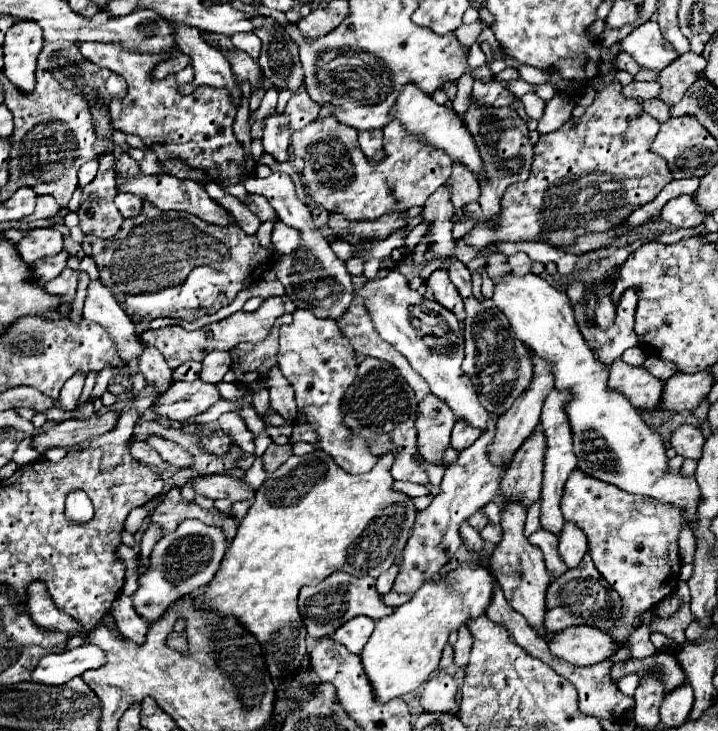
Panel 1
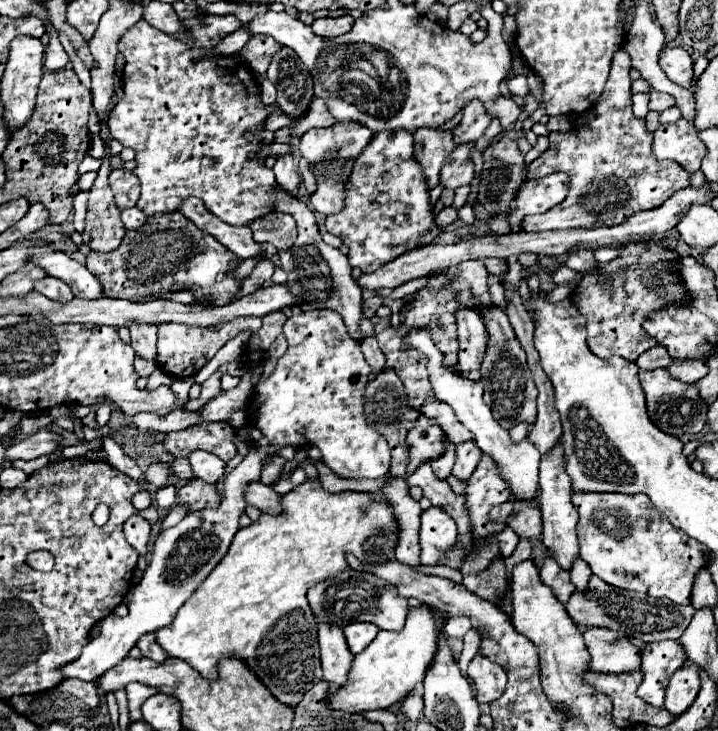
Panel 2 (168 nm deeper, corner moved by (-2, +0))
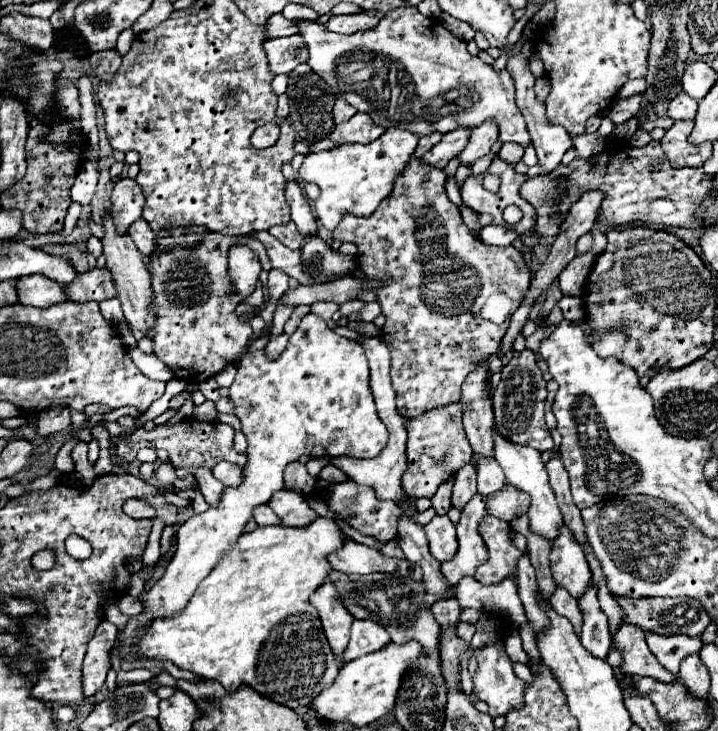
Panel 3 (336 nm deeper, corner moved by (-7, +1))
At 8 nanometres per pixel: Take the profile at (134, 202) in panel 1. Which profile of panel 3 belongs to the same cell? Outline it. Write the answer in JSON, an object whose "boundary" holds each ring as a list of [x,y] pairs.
{"boundary":[[[143,219],[135,221],[129,229],[129,235],[133,239],[133,243],[137,245],[137,249],[149,257],[155,251],[155,233],[151,233],[151,229],[147,229],[147,223]]]}

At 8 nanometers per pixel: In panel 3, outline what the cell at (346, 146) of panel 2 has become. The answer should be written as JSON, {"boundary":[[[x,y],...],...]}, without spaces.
{"boundary":[[[357,113],[349,121],[335,125],[335,129],[331,133],[331,139],[339,141],[339,143],[347,143],[347,141],[371,143],[381,133],[383,133],[383,127],[373,125],[373,121],[371,121],[371,117],[367,113]]]}

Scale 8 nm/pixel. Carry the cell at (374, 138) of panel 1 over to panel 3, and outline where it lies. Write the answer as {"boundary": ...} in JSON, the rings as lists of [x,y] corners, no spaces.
{"boundary":[[[411,157],[411,161],[407,163],[407,173],[403,173],[403,177],[399,177],[399,181],[395,181],[395,189],[391,193],[391,197],[387,197],[387,201],[383,201],[383,205],[379,205],[379,209],[371,215],[371,217],[347,217],[343,219],[337,229],[333,231],[333,239],[339,239],[339,241],[353,241],[359,249],[357,253],[357,265],[359,269],[365,273],[365,277],[369,279],[385,279],[387,283],[379,285],[375,289],[375,295],[377,295],[377,303],[381,305],[381,313],[385,315],[385,327],[381,329],[381,339],[387,343],[389,351],[391,351],[391,379],[393,379],[393,389],[397,393],[397,411],[407,417],[407,419],[413,419],[413,417],[419,417],[421,413],[429,411],[429,409],[435,409],[435,407],[443,407],[443,405],[449,405],[449,403],[455,403],[459,401],[461,397],[461,385],[465,381],[465,377],[485,359],[489,359],[491,355],[497,353],[499,349],[499,341],[503,339],[503,333],[507,331],[507,325],[509,325],[509,319],[511,315],[517,311],[517,307],[521,305],[523,301],[523,295],[527,293],[529,289],[529,281],[531,281],[531,271],[529,267],[525,265],[523,261],[523,255],[521,251],[517,251],[515,247],[491,247],[491,245],[485,245],[479,237],[473,237],[469,227],[463,223],[461,215],[459,215],[459,207],[453,205],[449,199],[447,199],[447,193],[445,193],[445,171],[439,171],[439,169],[431,169],[429,165],[425,167],[421,159],[417,157]]]}

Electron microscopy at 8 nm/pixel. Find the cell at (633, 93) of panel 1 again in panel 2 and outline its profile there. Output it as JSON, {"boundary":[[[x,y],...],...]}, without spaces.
{"boundary":[[[650,92],[650,108],[654,108],[656,112],[662,112],[666,108],[674,106],[674,98],[670,98],[670,94],[662,94],[662,92]]]}

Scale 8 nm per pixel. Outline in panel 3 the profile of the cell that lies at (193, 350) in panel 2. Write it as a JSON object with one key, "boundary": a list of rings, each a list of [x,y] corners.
{"boundary":[[[207,233],[197,247],[171,247],[165,251],[155,251],[149,257],[149,273],[151,273],[151,289],[153,289],[153,305],[151,311],[155,315],[155,327],[147,333],[147,337],[153,341],[155,355],[171,367],[177,379],[183,379],[185,383],[201,383],[211,377],[215,377],[219,371],[223,371],[227,365],[235,363],[235,359],[247,351],[249,339],[253,330],[248,320],[243,321],[236,313],[237,306],[242,302],[234,288],[234,284],[227,273],[227,251],[231,245],[237,243],[249,243],[249,247],[261,249],[261,263],[263,269],[271,269],[271,261],[267,257],[267,251],[263,243],[259,243],[255,237],[229,237],[219,233]]]}

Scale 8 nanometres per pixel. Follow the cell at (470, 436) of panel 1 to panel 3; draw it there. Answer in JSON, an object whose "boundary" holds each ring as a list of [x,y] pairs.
{"boundary":[[[465,465],[463,469],[459,469],[457,477],[455,477],[455,485],[453,485],[453,495],[451,495],[451,505],[457,509],[463,509],[471,497],[477,493],[477,485],[475,485],[475,467],[473,465]]]}

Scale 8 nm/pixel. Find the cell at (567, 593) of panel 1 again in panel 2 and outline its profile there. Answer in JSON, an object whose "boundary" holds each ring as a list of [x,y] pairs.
{"boundary":[[[592,576],[586,592],[574,592],[566,602],[566,612],[574,620],[574,624],[584,630],[592,626],[602,626],[608,630],[616,630],[630,638],[642,638],[644,642],[660,642],[660,640],[676,640],[686,630],[690,618],[694,616],[694,606],[674,604],[662,600],[650,600],[644,594],[634,594],[626,590],[618,590],[608,586],[598,576]]]}

